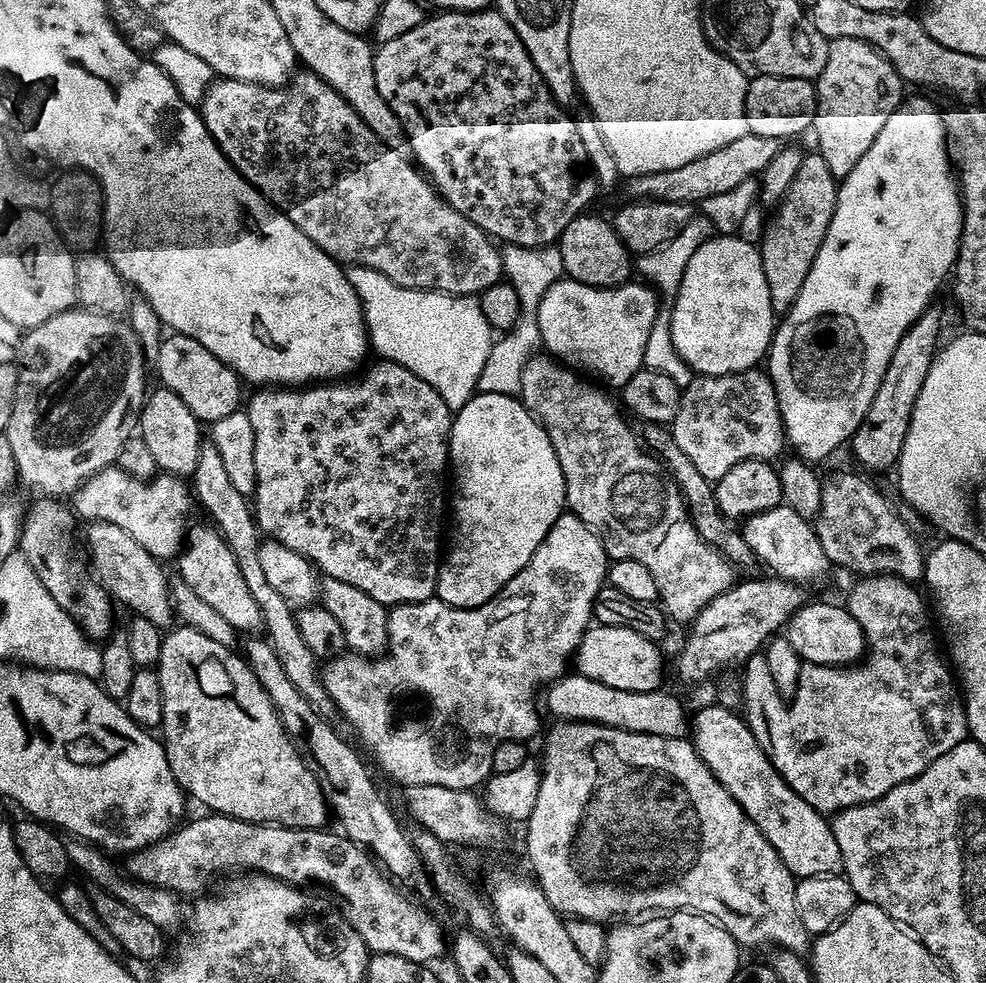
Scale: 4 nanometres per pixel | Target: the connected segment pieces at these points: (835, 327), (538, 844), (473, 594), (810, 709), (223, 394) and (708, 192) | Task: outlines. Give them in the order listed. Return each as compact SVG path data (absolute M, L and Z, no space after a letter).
M912 100L903 105L894 114L890 114L886 118L886 126L882 126L882 130L878 133L878 138L874 142L874 146L870 146L870 150L866 150L866 154L862 154L862 159L859 160L858 166L854 166L854 170L850 170L850 174L843 177L839 181L836 190L836 205L834 206L834 218L830 218L830 226L826 230L826 238L822 238L822 246L818 246L818 258L814 258L814 266L810 266L810 274L806 274L806 282L802 282L802 290L798 290L798 298L790 306L788 312L783 313L782 319L784 320L775 325L772 333L772 345L768 348L768 355L766 357L766 371L772 385L776 391L776 397L778 398L778 410L780 411L780 417L784 423L784 439L793 448L795 455L799 459L806 460L809 462L817 462L816 460L824 460L828 455L831 454L835 448L840 448L851 441L853 434L858 430L858 426L862 422L862 418L866 418L866 410L870 410L870 402L874 398L874 394L878 390L878 382L882 382L882 374L886 374L886 366L890 366L890 358L894 354L894 346L898 346L898 342L902 342L902 334L906 334L906 330L910 330L910 326L917 318L927 310L933 303L932 300L936 296L936 291L940 288L940 283L949 279L950 273L956 267L956 255L960 253L960 235L962 234L962 222L964 221L964 207L960 205L960 189L958 187L958 180L955 175L950 171L950 161L948 158L948 135L944 133L944 117L928 100Z
M564 714L557 721L548 723L548 728L534 748L534 762L538 764L536 769L536 797L534 798L534 810L530 814L526 825L528 837L526 843L532 857L536 860L543 879L548 880L550 887L556 891L556 896L561 900L560 904L565 908L577 908L595 916L608 914L611 908L619 904L629 904L632 910L667 910L669 908L687 908L689 904L696 904L696 912L703 916L709 916L717 920L722 927L733 934L748 932L748 944L752 948L760 948L763 944L776 944L777 949L804 954L810 948L810 933L802 926L802 918L798 918L798 906L794 902L797 877L784 863L782 858L766 842L762 830L754 826L750 814L745 806L736 797L736 792L716 768L711 765L704 754L703 749L695 739L679 740L678 738L666 738L658 734L642 734L642 730L630 730L626 726L611 724L597 717L586 717L582 714Z
M476 396L468 407L455 417L451 446L451 467L454 469L454 511L450 516L450 539L446 544L446 555L440 561L440 573L436 586L439 595L445 596L450 604L474 606L486 602L491 596L498 594L498 590L502 590L502 586L506 586L506 582L510 582L510 578L514 578L514 574L518 574L518 570L526 567L536 557L538 550L542 550L546 538L550 538L550 530L554 530L554 526L558 526L558 522L566 515L564 479L546 434L542 434L542 430L534 422L534 418L530 418L530 414L519 400L501 396Z
M894 574L868 576L858 581L848 592L846 607L858 626L862 626L866 655L851 666L838 668L801 663L796 693L788 701L777 690L764 654L748 656L750 713L746 726L758 739L774 770L814 810L835 814L843 808L869 804L894 790L894 786L915 780L930 762L969 739L964 697L957 694L957 677L950 674L950 664L942 655L937 633L934 628L932 633L928 625L930 608L926 600L925 604L912 582L899 580Z
M180 330L175 333L177 336L170 335L163 345L163 351L160 354L158 368L164 371L163 379L194 406L197 416L204 422L219 422L222 418L230 418L239 408L245 407L246 389L243 380L202 338L194 334Z
M749 135L734 142L714 154L706 154L706 158L698 158L698 162L690 162L686 166L678 166L661 172L625 172L621 171L617 185L612 190L600 190L587 201L589 217L608 222L622 210L637 204L653 204L667 201L673 205L686 203L700 206L704 199L713 198L716 194L728 191L745 177L759 177L766 166L773 161L782 147L781 141L774 138L762 138Z

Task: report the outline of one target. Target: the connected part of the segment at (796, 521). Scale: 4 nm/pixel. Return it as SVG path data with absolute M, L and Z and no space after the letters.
M783 503L770 510L762 510L758 514L745 511L737 519L735 528L750 546L761 565L768 567L773 577L789 580L801 586L809 586L820 580L830 571L826 554L822 550L822 542L818 542L816 529L802 514L794 514Z

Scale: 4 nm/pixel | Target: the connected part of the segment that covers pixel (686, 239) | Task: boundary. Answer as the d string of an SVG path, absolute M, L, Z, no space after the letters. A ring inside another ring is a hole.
M701 212L695 215L688 222L687 226L680 234L661 248L641 255L636 261L636 274L641 285L644 285L655 300L656 310L654 312L654 322L650 326L650 342L652 350L650 353L650 364L653 369L673 376L677 381L687 382L694 371L694 365L677 338L677 316L680 298L682 296L682 286L686 278L686 266L690 266L690 257L695 249L703 242L706 242L715 232L714 226L708 218Z

